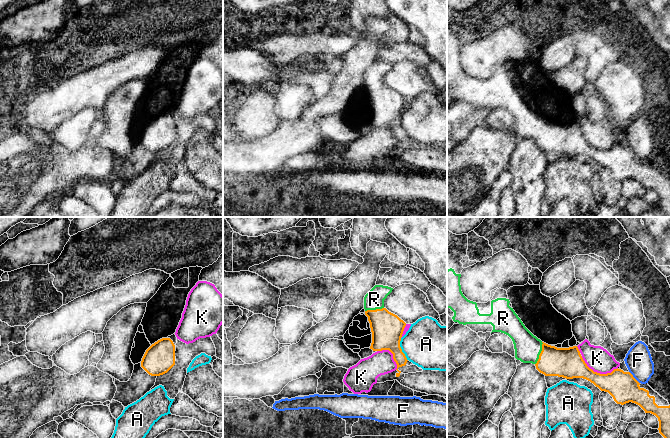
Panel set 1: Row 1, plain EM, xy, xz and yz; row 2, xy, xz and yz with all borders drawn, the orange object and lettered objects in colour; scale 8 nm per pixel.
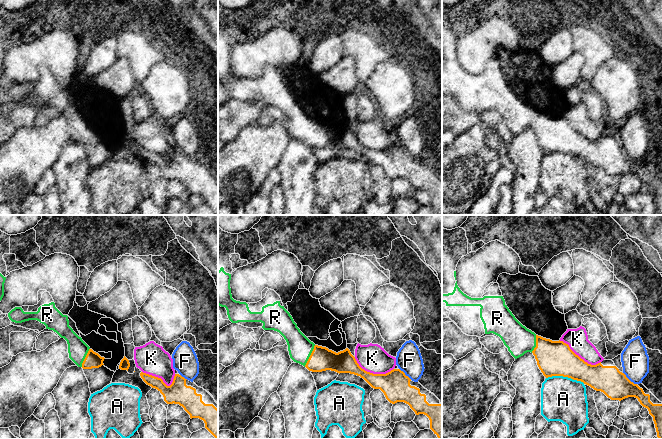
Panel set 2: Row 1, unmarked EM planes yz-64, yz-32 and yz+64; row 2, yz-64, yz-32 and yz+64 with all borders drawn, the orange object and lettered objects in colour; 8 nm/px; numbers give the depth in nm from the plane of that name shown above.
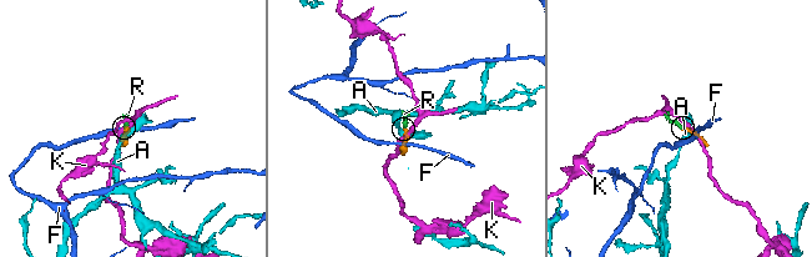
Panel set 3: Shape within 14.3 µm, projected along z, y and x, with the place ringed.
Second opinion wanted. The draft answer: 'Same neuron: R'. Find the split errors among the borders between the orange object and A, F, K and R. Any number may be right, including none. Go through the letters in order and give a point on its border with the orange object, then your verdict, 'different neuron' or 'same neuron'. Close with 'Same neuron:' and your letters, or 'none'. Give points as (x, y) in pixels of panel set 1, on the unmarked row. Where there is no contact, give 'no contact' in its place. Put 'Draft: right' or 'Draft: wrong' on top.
Draft: right
A: contact xz (401, 125); different neuron
F: contact yz (633, 153); different neuron
K: contact yz (598, 149); different neuron
R: contact yz (540, 129); same neuron
Same neuron: R

